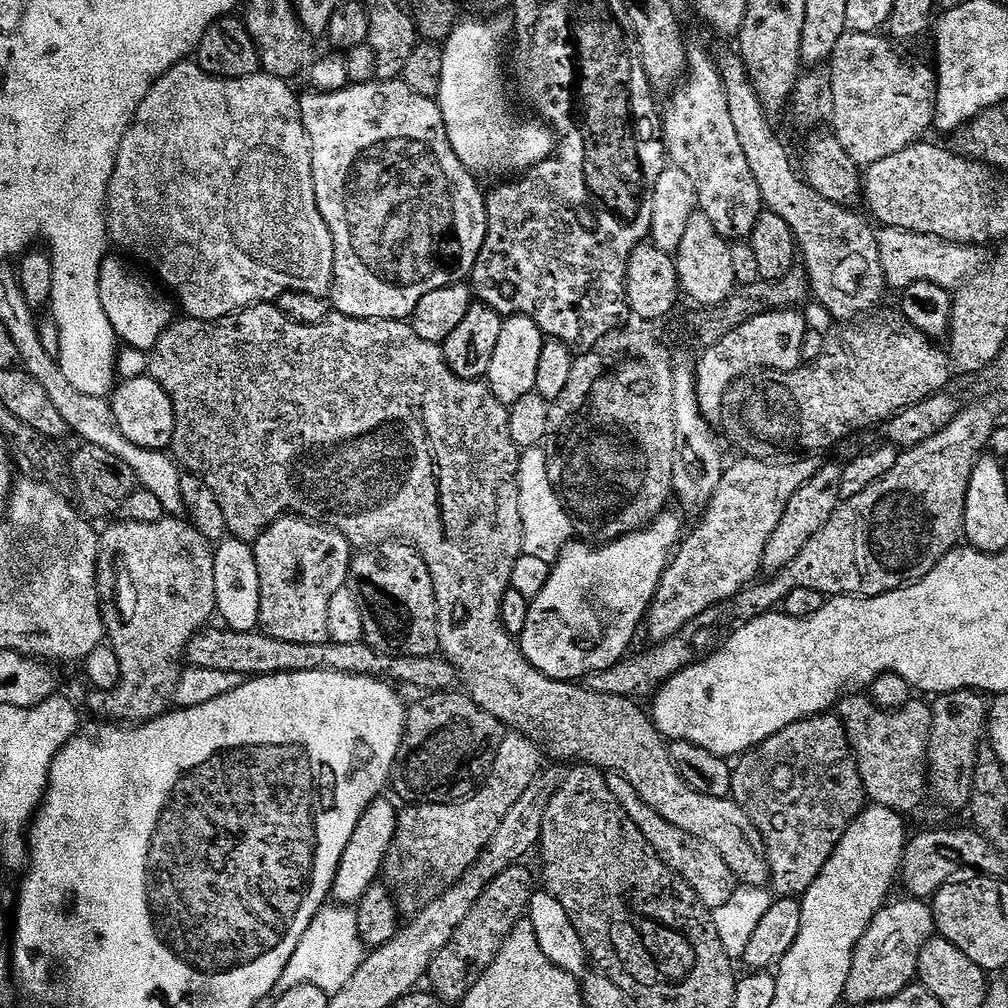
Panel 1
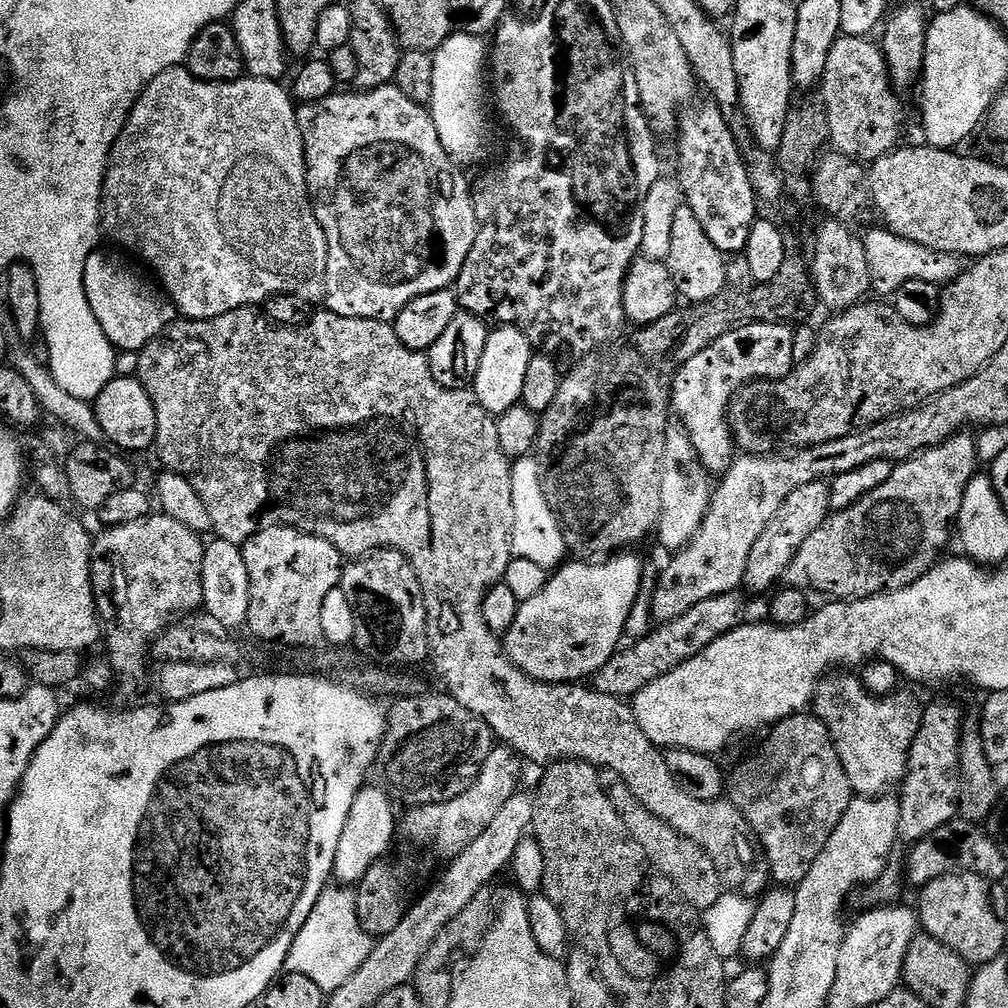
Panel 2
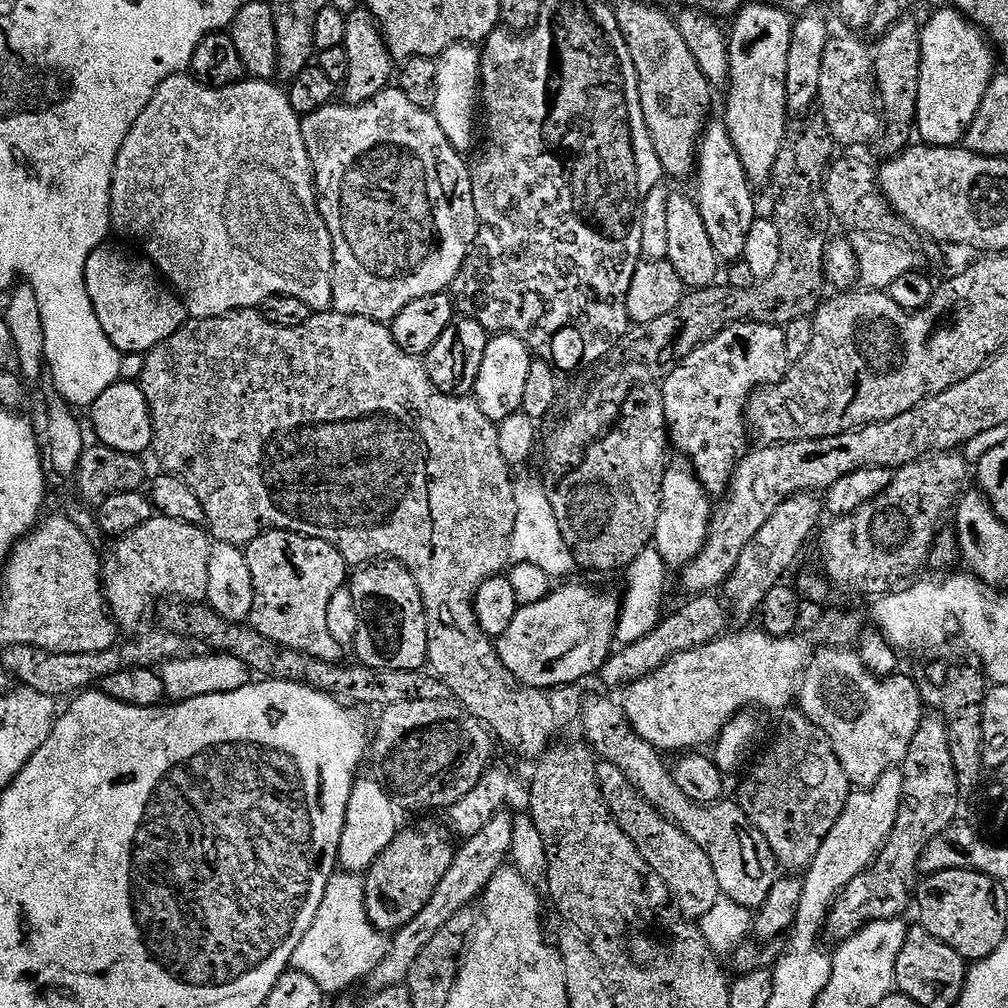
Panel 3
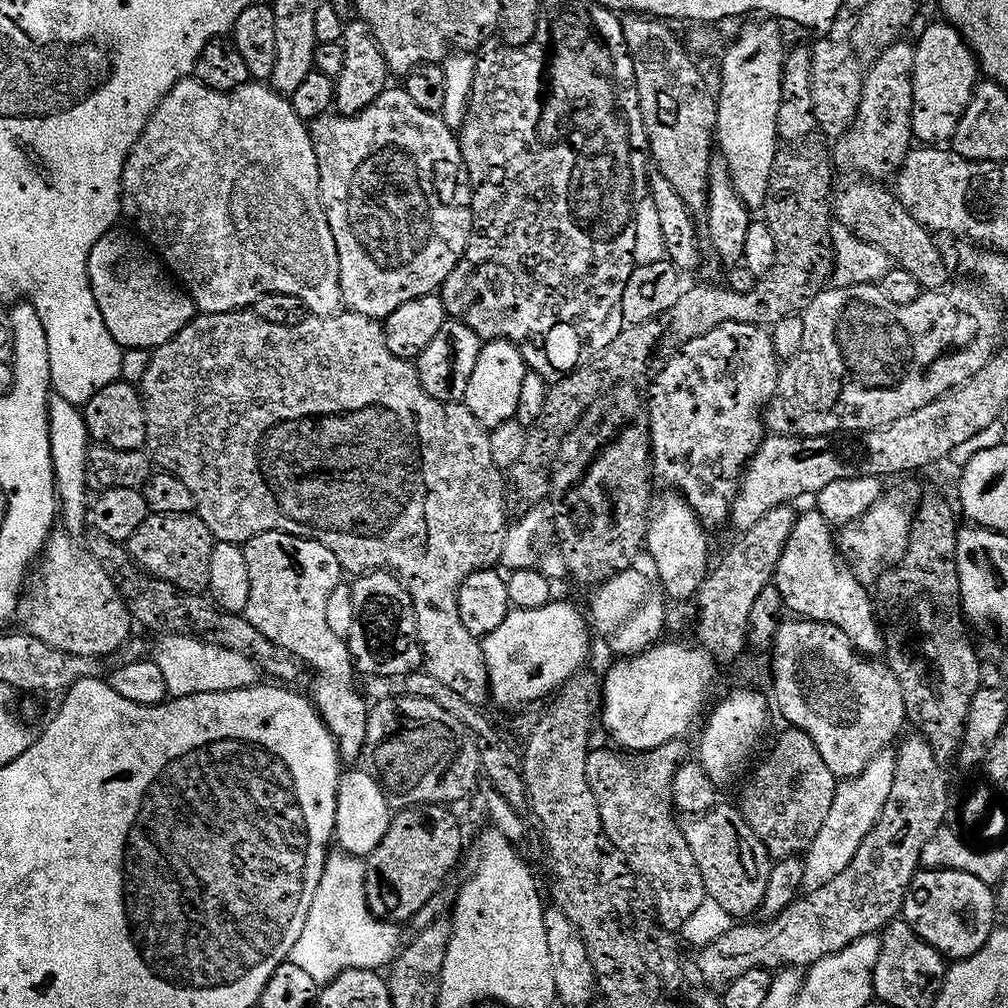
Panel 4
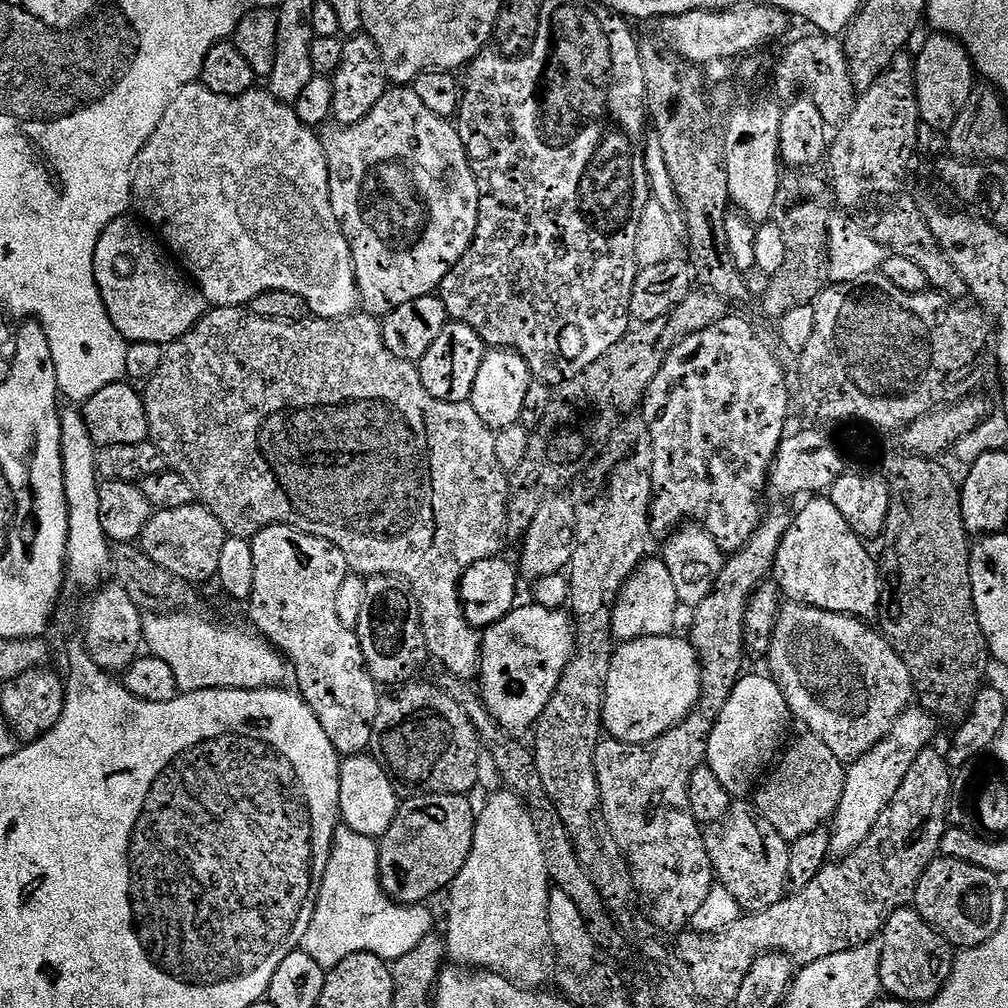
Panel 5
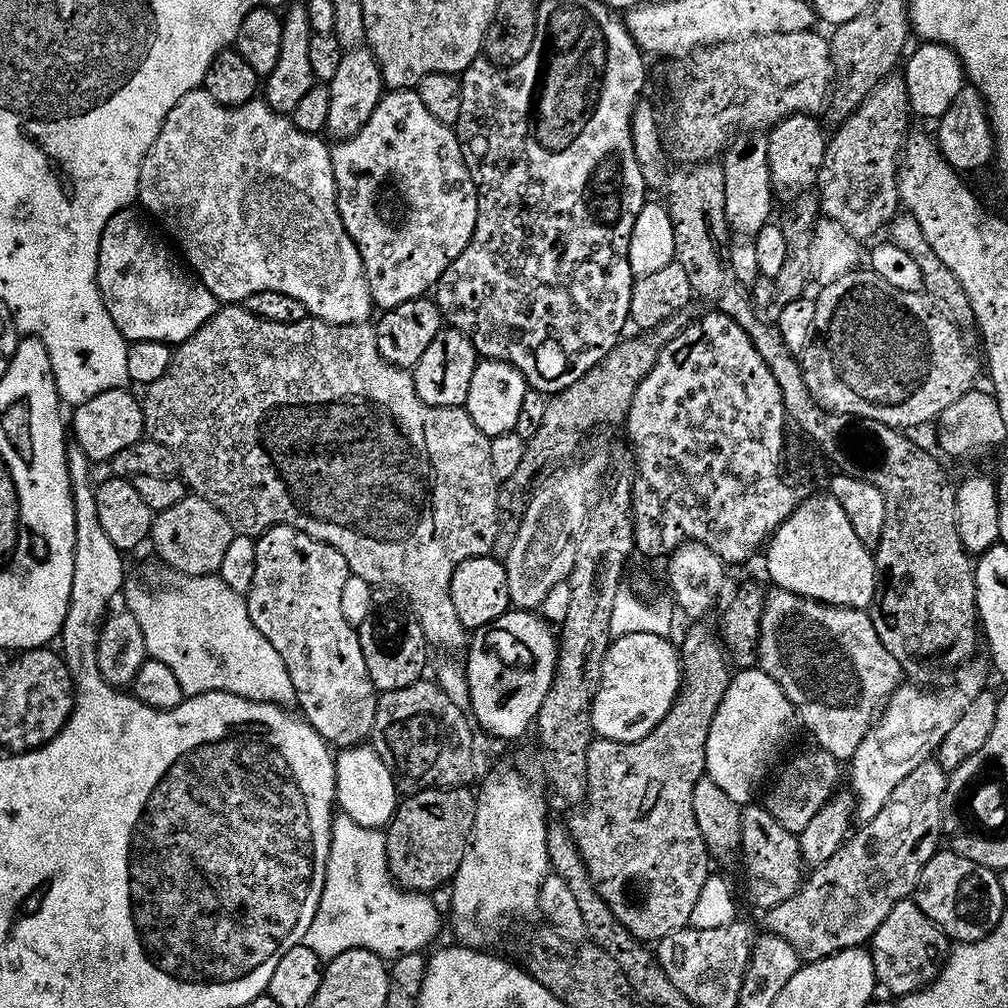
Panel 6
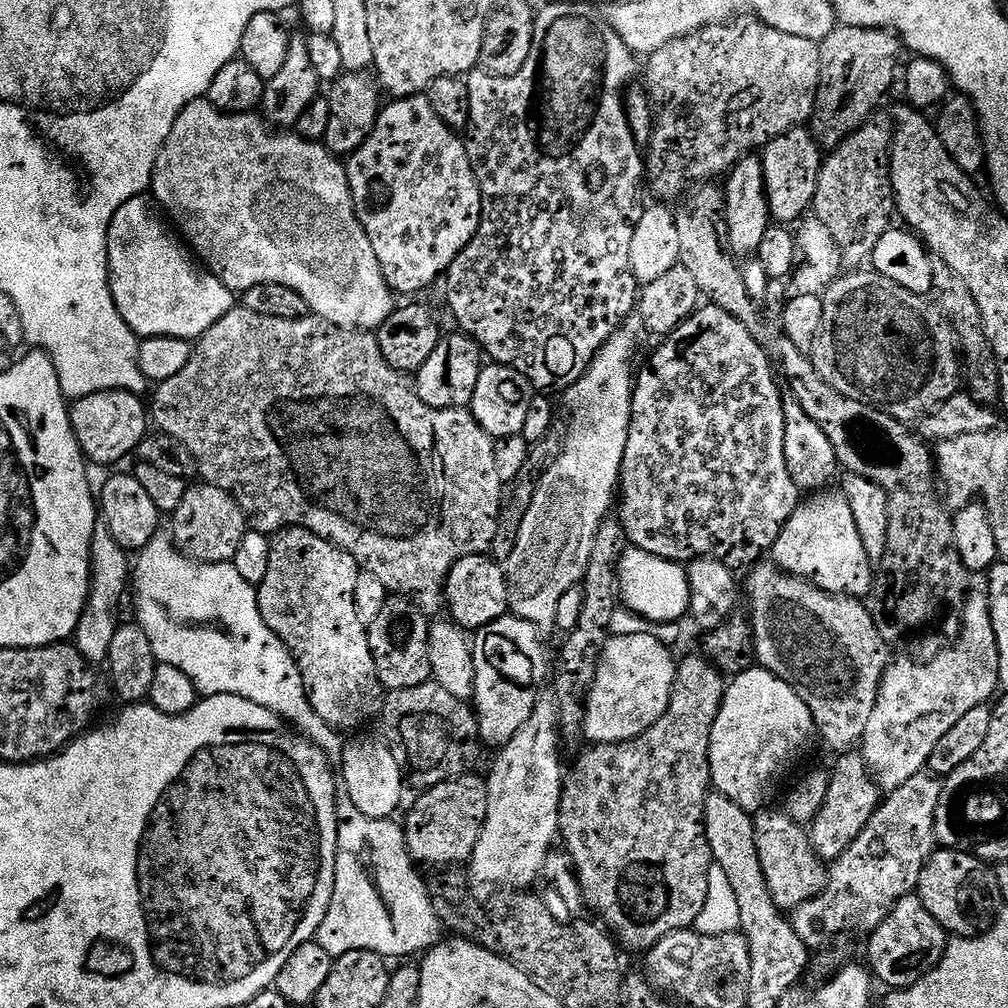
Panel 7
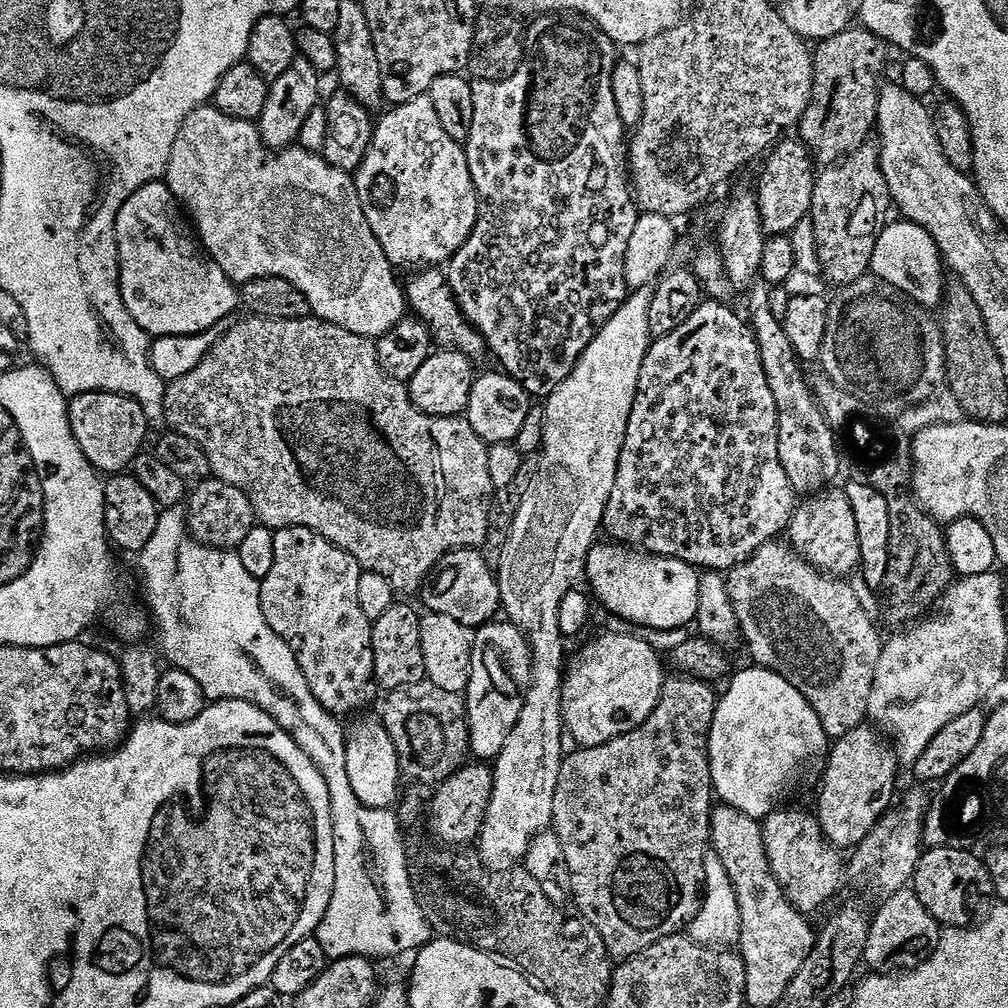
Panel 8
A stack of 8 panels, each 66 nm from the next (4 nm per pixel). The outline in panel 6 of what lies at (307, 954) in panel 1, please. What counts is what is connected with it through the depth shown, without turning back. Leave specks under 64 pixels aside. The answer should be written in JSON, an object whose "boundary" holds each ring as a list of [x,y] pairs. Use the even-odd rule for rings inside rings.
{"boundary":[[[337,815],[332,821],[332,849],[322,902],[303,947],[314,950],[314,954],[318,954],[324,962],[331,962],[347,952],[361,952],[381,958],[423,953],[424,947],[440,932],[440,912],[432,899],[428,894],[407,891],[396,882],[388,865],[388,837],[381,829],[360,826],[354,818]]]}

